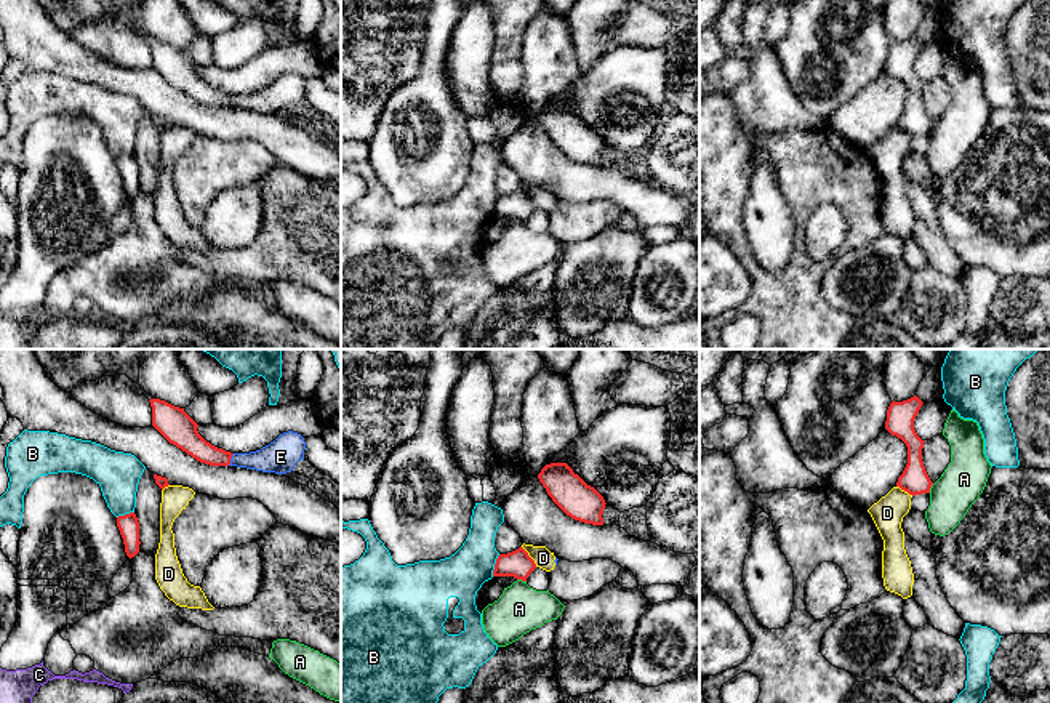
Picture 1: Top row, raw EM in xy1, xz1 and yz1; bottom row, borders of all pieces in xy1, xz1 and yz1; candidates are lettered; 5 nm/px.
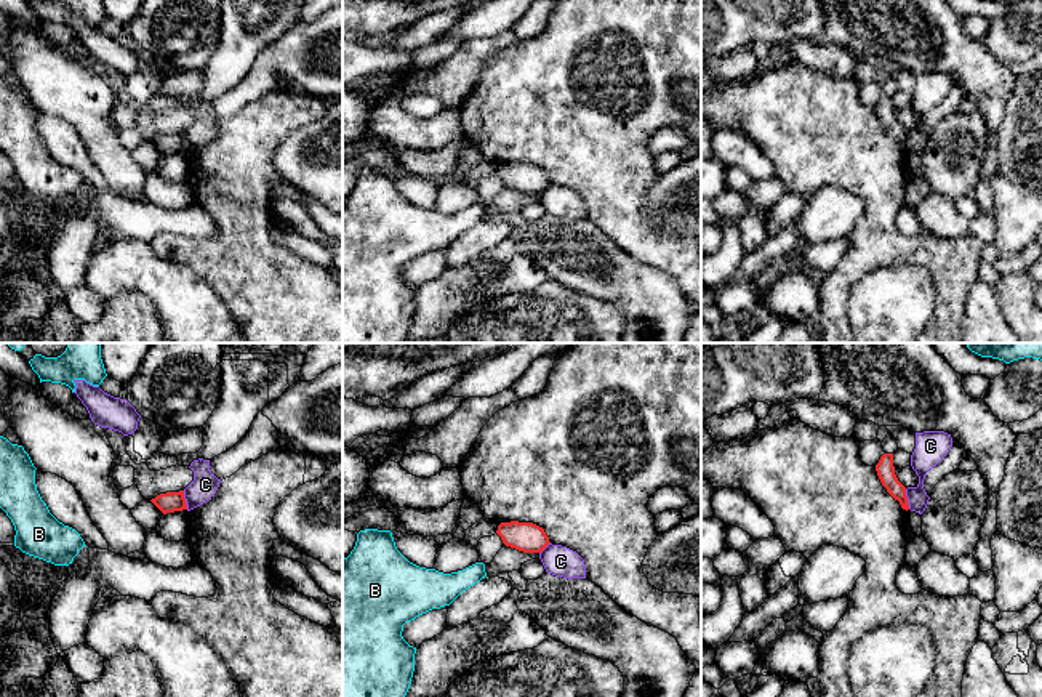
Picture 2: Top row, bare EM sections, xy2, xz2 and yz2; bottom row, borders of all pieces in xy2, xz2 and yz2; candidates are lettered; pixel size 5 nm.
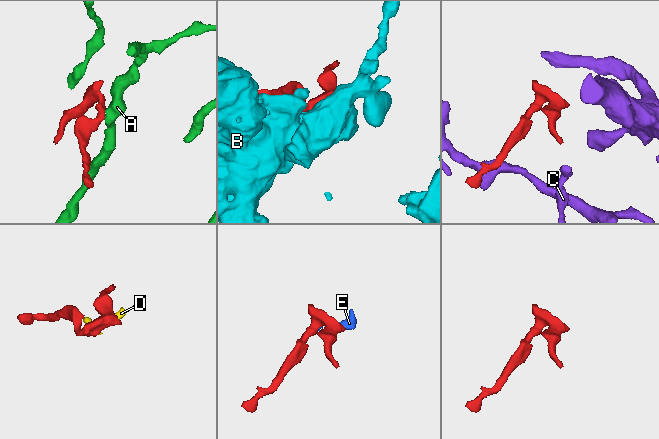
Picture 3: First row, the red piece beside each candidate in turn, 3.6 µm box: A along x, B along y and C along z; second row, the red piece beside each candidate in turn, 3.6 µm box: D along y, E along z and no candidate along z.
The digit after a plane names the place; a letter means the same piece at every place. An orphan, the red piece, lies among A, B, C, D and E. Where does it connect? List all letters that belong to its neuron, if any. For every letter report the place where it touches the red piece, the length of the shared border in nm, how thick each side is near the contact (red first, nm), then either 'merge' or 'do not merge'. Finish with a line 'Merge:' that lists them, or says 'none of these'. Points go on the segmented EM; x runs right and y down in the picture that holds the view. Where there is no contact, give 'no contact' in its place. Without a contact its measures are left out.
A: xz1 (522, 580) | 50 nm | 140/240 nm | do not merge
B: xz1 (495, 566) | 120 nm | 140/220 nm | do not merge
C: yz2 (906, 499) | 110 nm | 90/140 nm | do not merge
D: xz1 (529, 556) | 130 nm | 140/100 nm | do not merge
E: xy1 (229, 460) | 70 nm | 130/170 nm | do not merge
Merge: none of these

